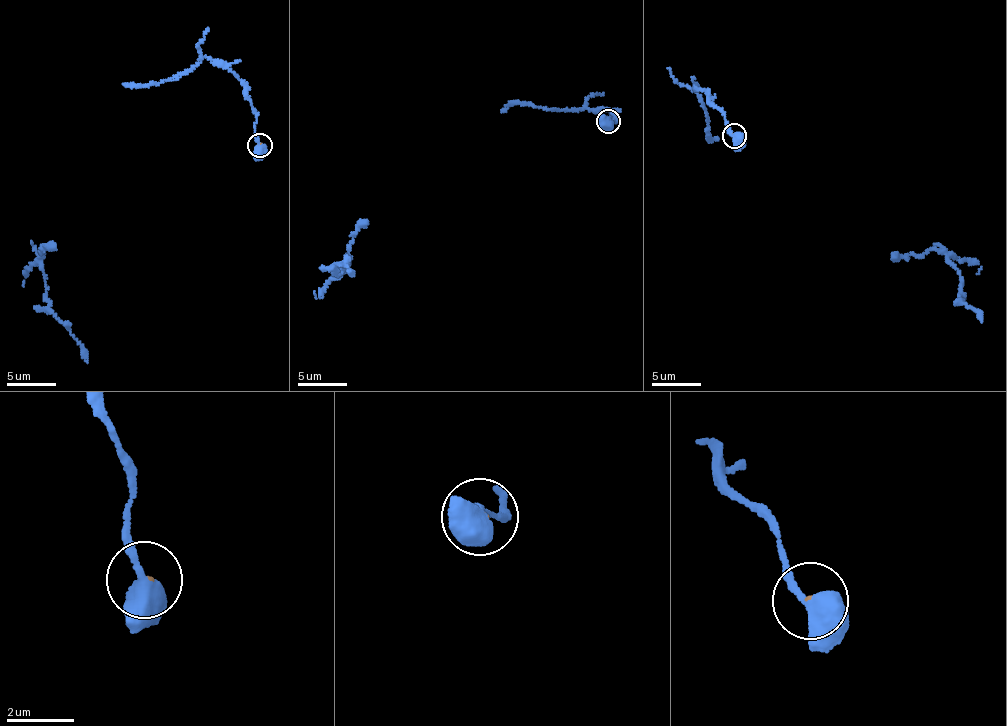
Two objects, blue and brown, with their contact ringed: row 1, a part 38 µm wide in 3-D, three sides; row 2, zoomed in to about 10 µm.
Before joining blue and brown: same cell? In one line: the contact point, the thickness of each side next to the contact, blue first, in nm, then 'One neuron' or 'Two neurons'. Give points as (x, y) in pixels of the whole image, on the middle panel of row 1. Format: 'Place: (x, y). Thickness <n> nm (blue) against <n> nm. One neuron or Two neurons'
Place: (608, 121). Thickness 480 nm (blue) against 70 nm. Two neurons

